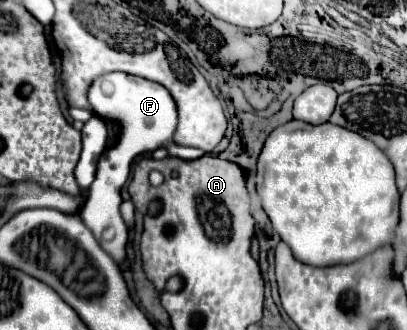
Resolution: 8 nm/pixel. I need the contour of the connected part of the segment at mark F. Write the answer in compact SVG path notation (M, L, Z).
M110 72L104 74L102 78L92 80L86 96L90 108L94 108L98 116L120 122L122 130L118 144L114 148L108 148L100 156L96 180L88 190L88 198L80 210L80 218L86 224L86 228L90 228L98 244L120 264L126 258L126 242L128 242L128 228L120 216L120 204L122 204L120 188L128 180L128 170L134 158L146 152L154 152L158 148L164 148L168 150L170 156L182 160L196 160L206 152L198 148L186 148L174 142L174 132L178 122L176 102L172 100L172 94L168 94L168 90L156 82L138 76L128 76L124 72Z

